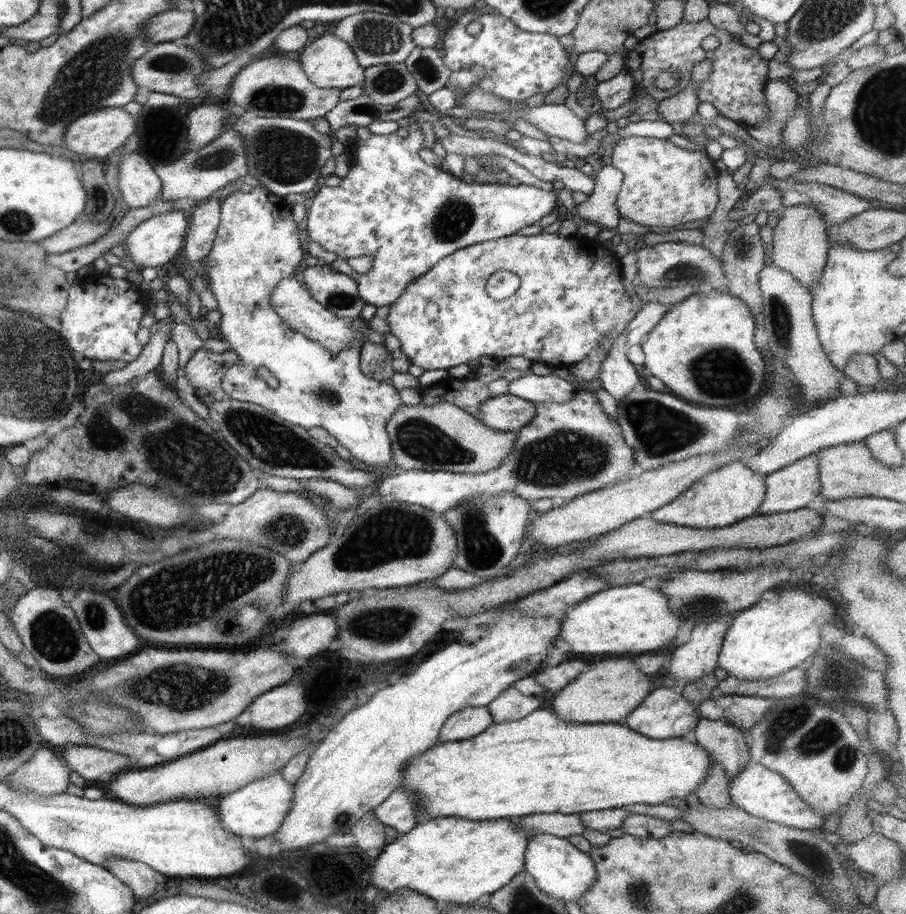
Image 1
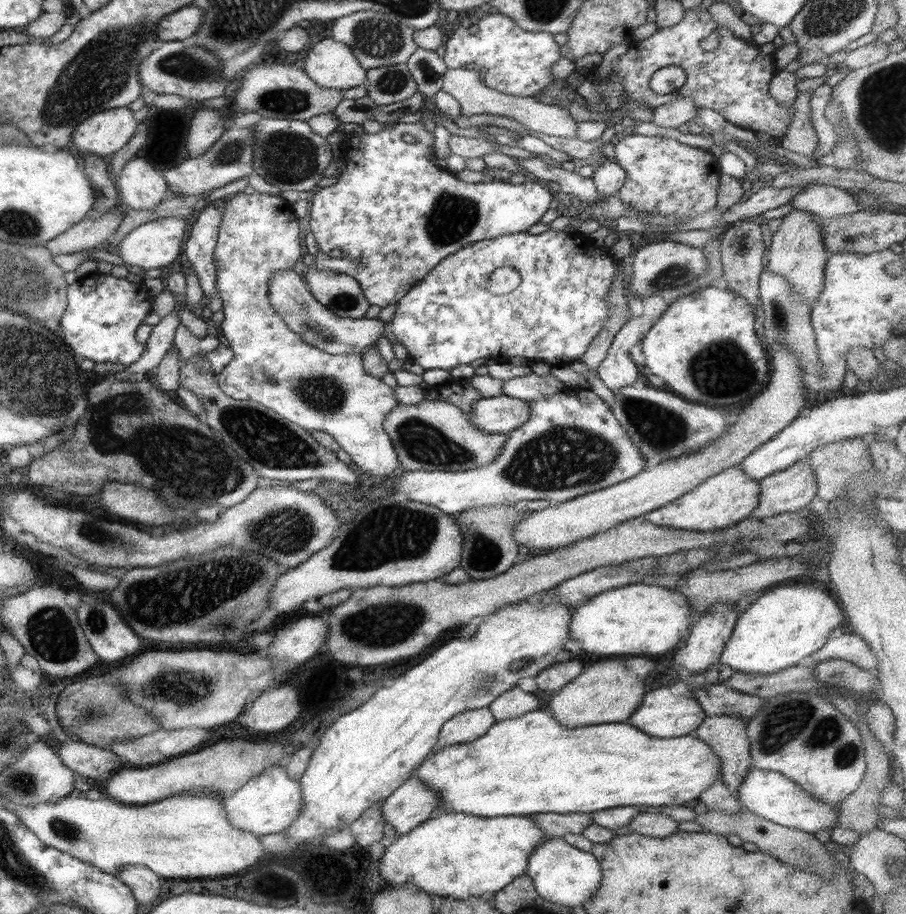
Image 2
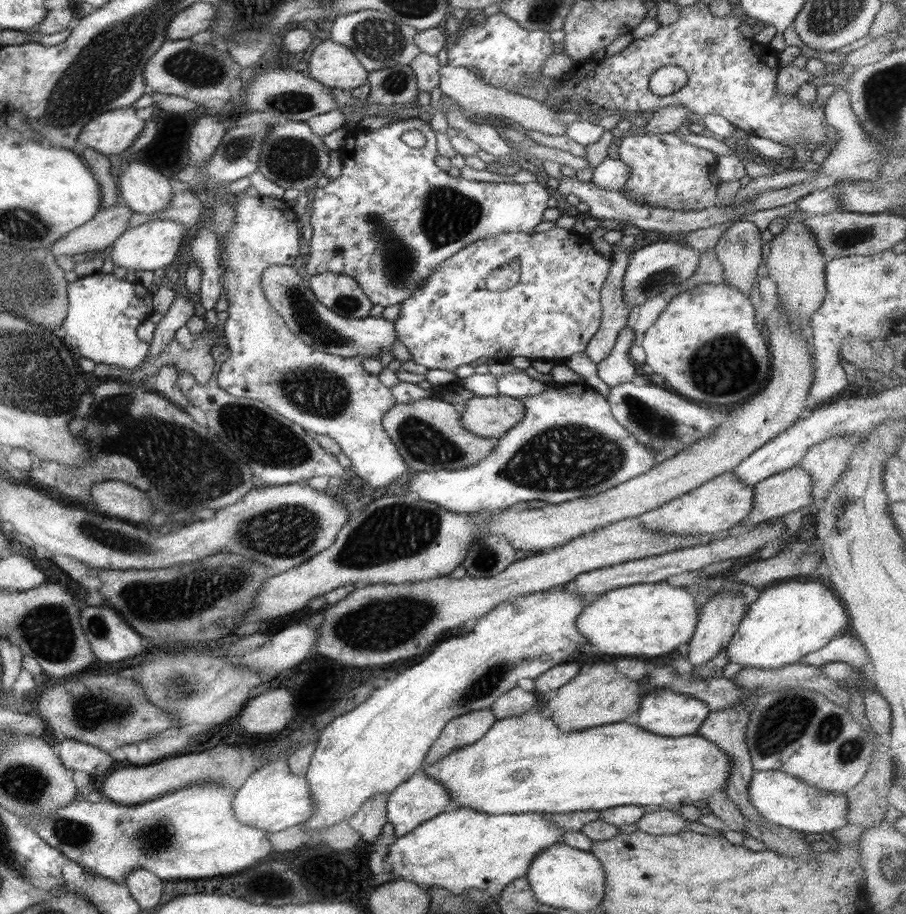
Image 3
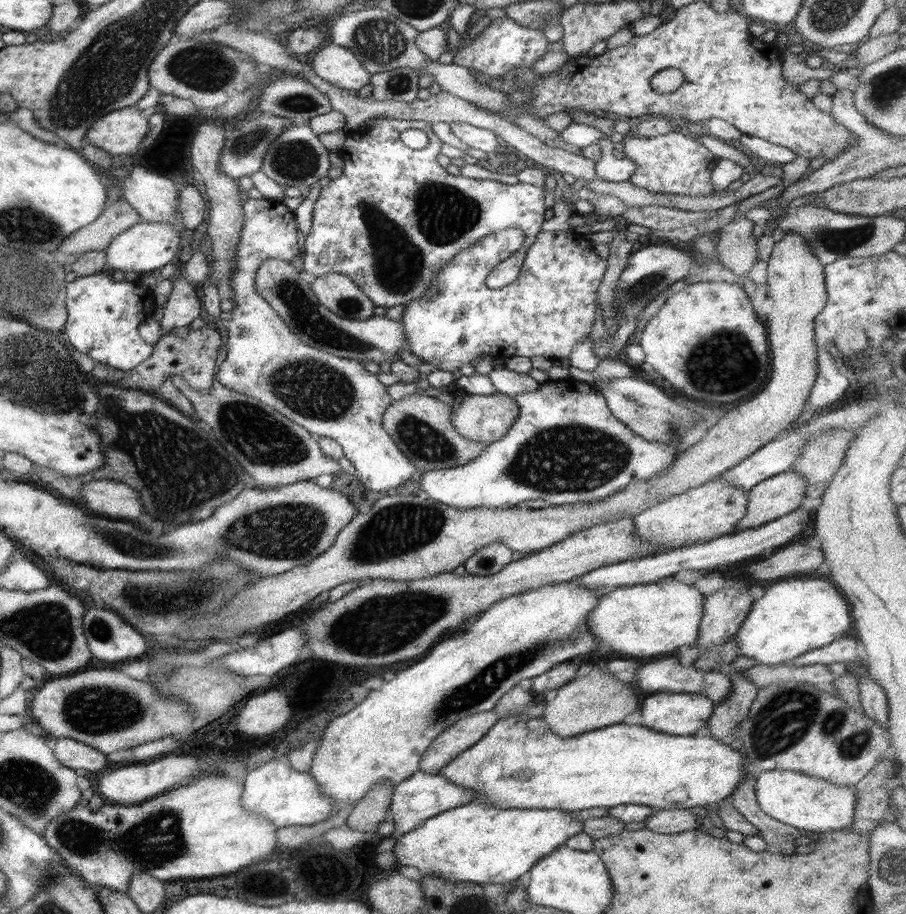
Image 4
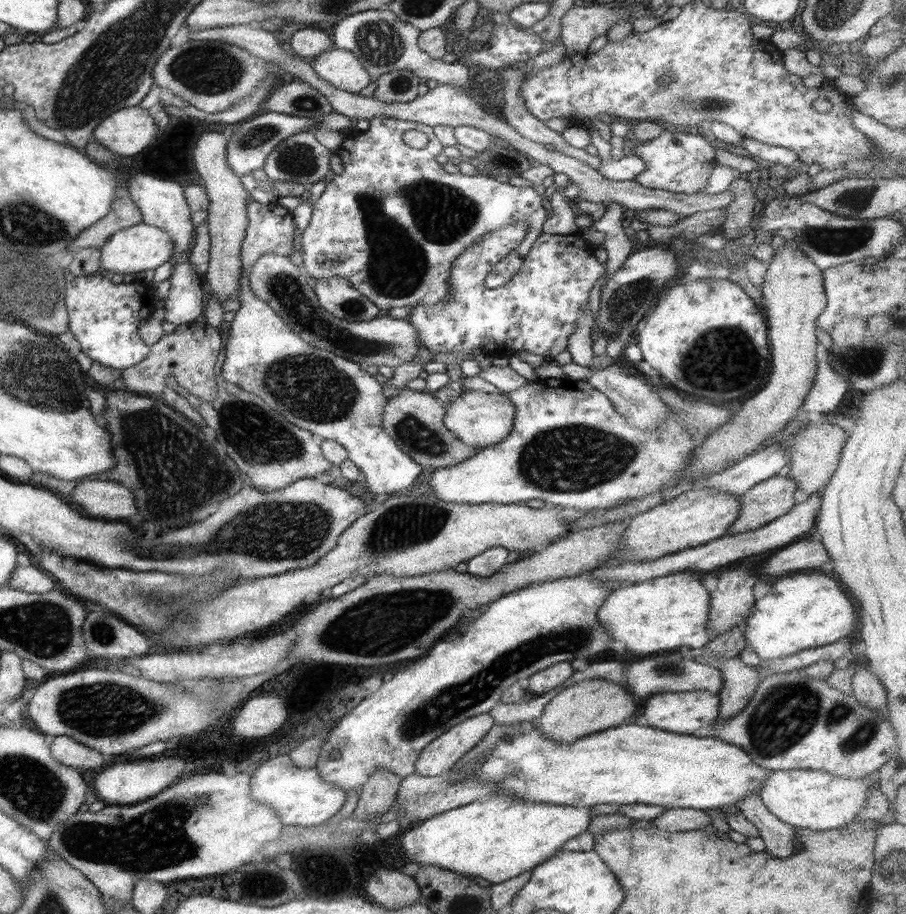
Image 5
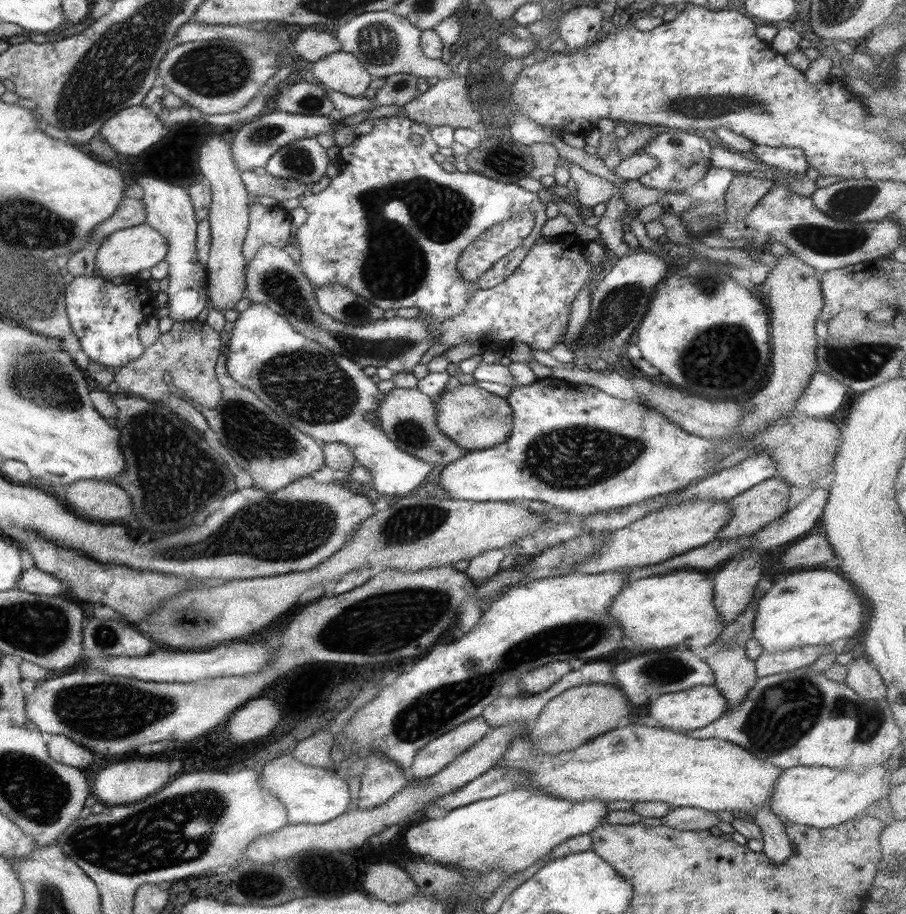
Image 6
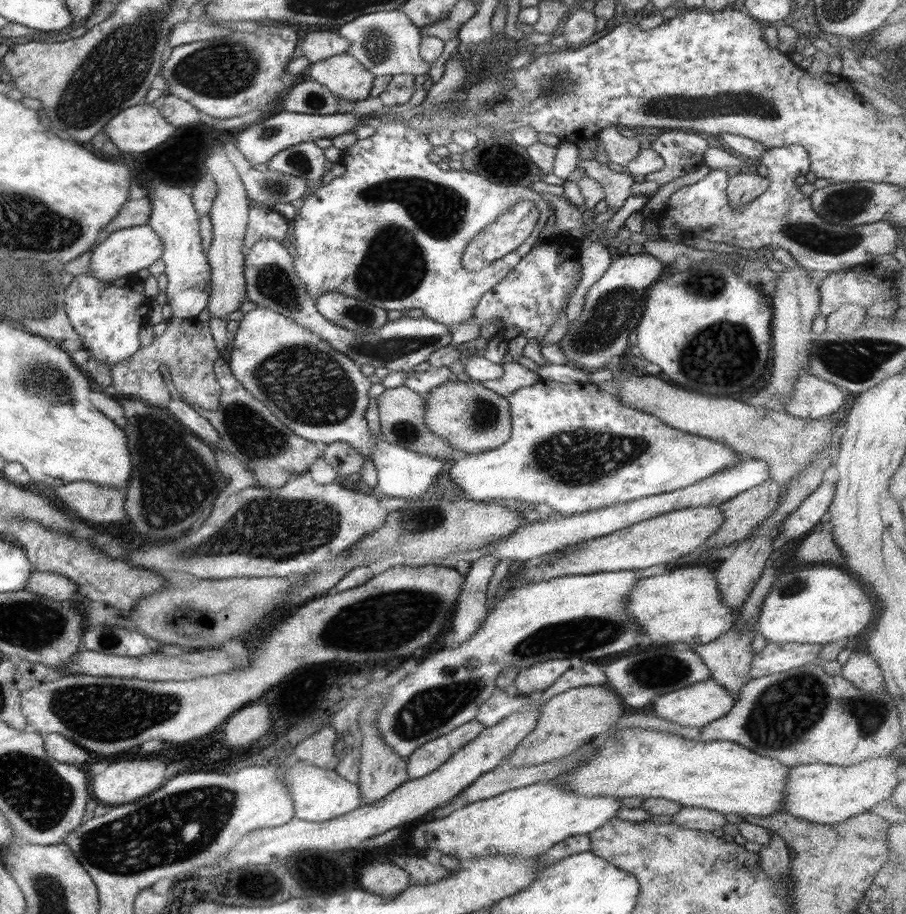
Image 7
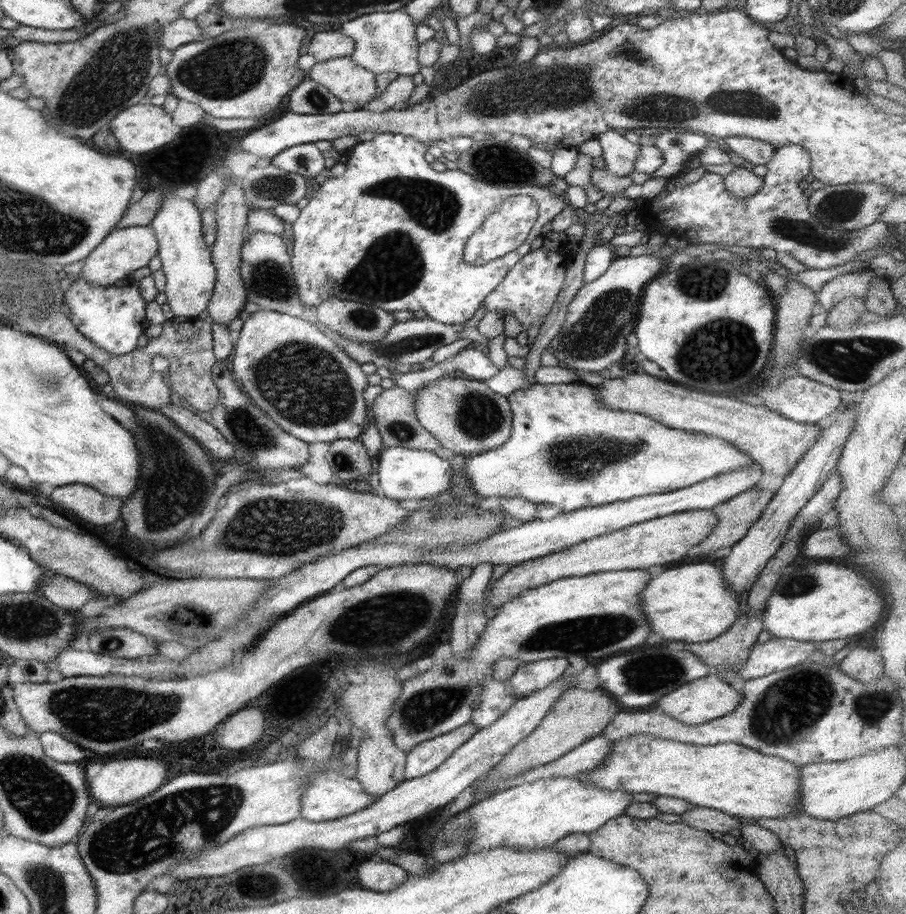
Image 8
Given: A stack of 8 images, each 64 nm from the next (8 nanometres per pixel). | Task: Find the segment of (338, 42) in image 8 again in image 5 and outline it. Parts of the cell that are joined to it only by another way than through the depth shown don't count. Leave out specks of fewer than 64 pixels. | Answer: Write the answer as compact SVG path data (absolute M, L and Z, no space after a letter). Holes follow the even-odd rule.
M307 25L307 27L299 26L291 36L290 50L295 56L312 57L317 56L320 52L325 52L327 49L332 49L334 44L332 38L320 29L314 29Z

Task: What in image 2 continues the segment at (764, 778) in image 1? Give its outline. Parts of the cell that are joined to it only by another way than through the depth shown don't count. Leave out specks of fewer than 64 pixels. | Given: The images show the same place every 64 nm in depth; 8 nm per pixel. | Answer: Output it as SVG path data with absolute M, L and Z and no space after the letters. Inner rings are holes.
M753 766L749 767L749 770L745 773L745 776L742 778L742 783L738 784L737 790L736 790L736 799L740 802L740 806L742 803L742 806L745 807L749 812L752 812L753 814L760 816L761 818L764 818L765 820L768 820L769 822L778 824L779 826L785 827L785 828L791 828L798 831L808 832L812 835L818 835L821 836L821 833L824 828L827 828L831 826L831 824L835 823L838 824L838 816L837 816L837 822L835 822L835 809L833 809L836 806L830 806L830 804L824 804L824 802L819 802L818 800L815 800L814 798L811 798L804 790L801 790L794 782L791 782L787 777L783 776L782 774L779 774L778 772L768 771L765 769L755 768Z

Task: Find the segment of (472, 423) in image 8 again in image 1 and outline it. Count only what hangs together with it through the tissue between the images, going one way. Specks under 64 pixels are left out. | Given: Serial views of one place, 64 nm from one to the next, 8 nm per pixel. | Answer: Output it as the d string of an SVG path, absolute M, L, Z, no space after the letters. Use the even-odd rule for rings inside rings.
M507 393L482 402L477 419L498 431L515 431L529 424L535 415L534 403Z

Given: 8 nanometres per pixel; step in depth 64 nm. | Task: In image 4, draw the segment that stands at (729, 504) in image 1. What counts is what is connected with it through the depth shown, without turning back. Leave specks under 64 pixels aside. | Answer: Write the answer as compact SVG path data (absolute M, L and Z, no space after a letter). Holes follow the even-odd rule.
M712 479L636 514L632 517L634 531L640 539L655 546L649 555L655 556L664 550L686 547L731 534L737 522L745 516L747 501L748 492L741 487L734 487L721 479Z

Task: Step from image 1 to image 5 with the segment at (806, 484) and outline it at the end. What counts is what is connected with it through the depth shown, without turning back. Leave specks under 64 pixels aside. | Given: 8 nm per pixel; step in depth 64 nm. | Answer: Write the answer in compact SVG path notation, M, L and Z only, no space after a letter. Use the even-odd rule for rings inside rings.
M784 474L754 484L738 497L740 514L726 530L726 534L736 535L752 531L787 514L795 504L793 494L797 488L797 483Z

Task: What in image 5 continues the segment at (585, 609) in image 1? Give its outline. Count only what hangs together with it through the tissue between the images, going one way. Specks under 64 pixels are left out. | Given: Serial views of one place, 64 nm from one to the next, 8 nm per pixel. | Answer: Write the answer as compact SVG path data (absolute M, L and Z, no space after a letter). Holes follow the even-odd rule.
M672 573L651 581L614 587L597 610L597 621L611 641L621 642L633 654L649 656L680 646L701 648L710 638L705 629L709 593L698 577L698 573L689 577Z

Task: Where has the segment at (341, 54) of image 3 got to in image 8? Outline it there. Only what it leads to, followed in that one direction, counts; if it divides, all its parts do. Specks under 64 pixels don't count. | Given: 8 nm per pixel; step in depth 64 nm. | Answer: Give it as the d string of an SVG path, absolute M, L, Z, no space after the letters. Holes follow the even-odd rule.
M346 56L313 64L313 67L307 70L306 78L321 84L340 102L362 106L376 97L376 76L360 68Z

